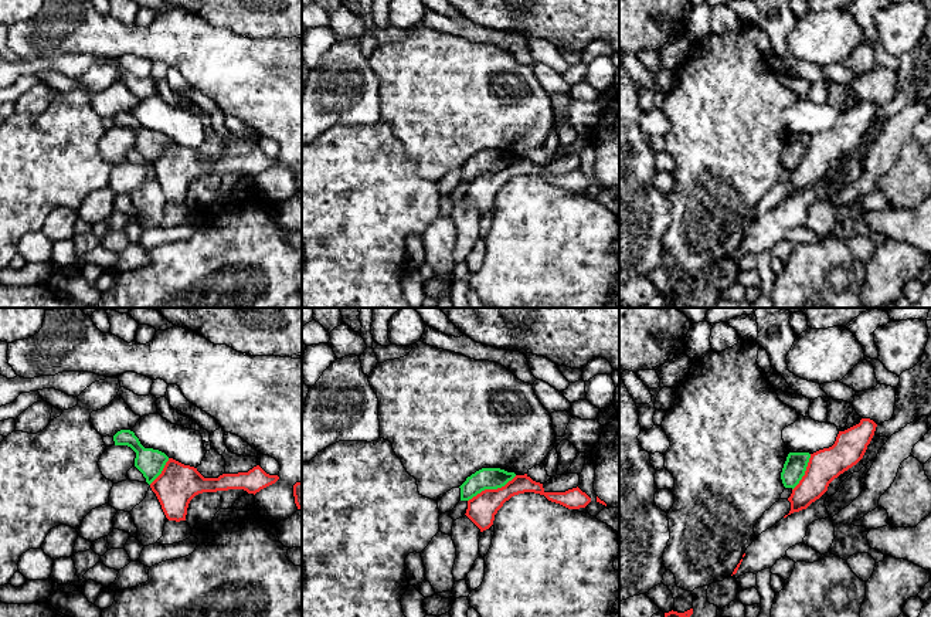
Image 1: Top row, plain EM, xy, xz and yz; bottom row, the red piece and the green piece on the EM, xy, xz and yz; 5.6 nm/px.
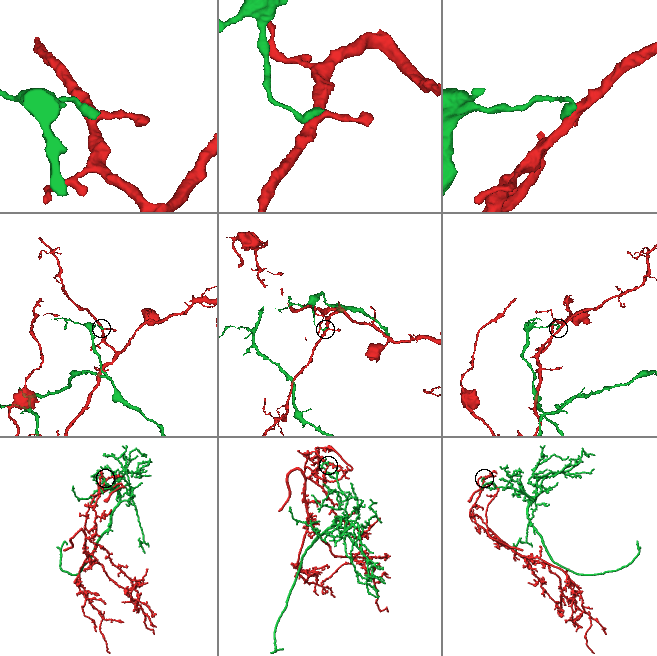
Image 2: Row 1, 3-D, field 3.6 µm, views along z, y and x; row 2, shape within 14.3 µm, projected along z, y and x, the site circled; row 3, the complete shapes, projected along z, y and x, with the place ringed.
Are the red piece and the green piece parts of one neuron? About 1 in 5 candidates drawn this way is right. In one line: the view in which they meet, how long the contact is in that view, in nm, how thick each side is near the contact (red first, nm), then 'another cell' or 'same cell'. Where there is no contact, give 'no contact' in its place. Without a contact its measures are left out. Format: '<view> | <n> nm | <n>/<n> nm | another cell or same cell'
xz | 320 nm | 160/130 nm | another cell

